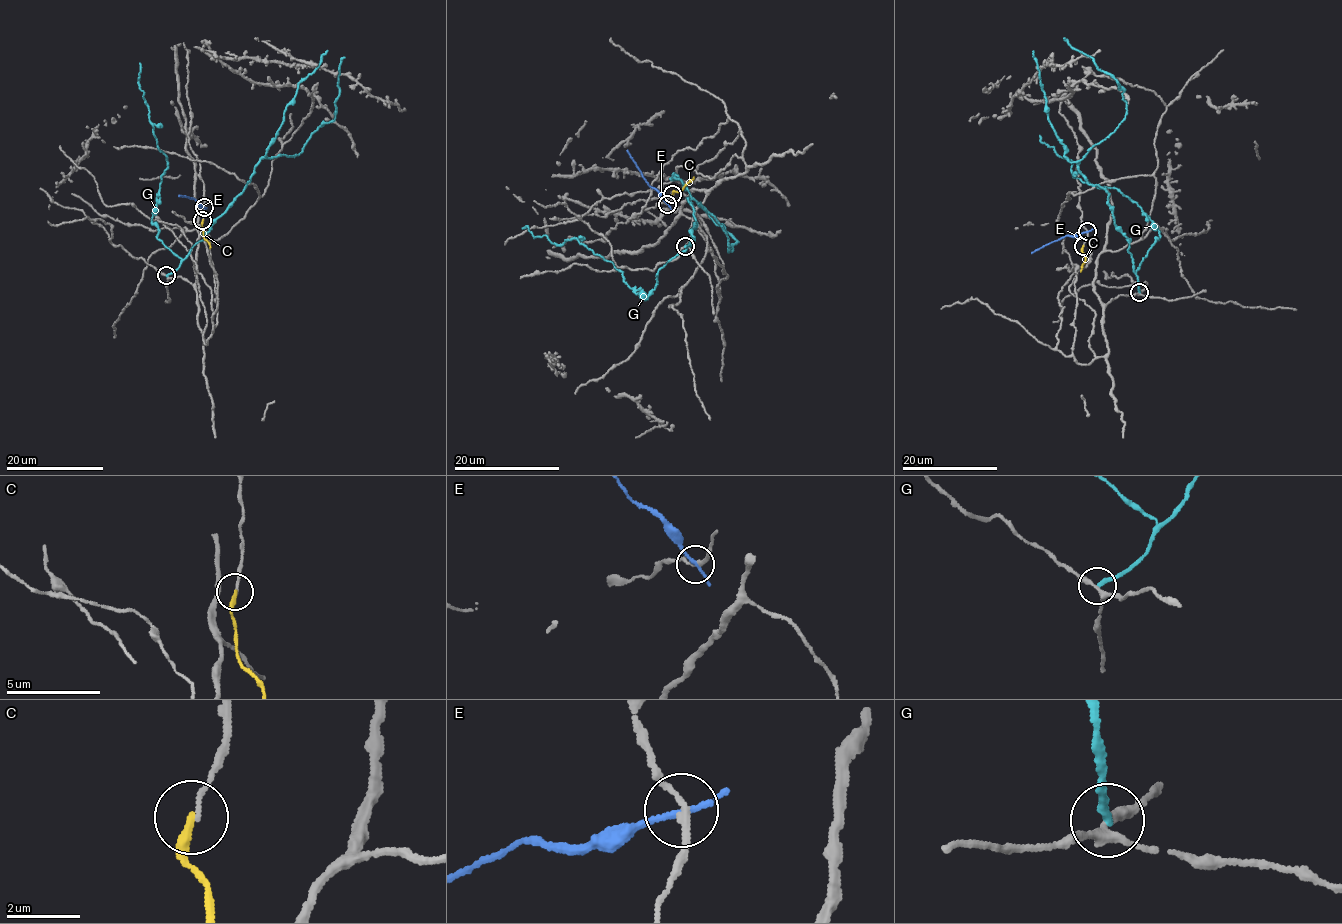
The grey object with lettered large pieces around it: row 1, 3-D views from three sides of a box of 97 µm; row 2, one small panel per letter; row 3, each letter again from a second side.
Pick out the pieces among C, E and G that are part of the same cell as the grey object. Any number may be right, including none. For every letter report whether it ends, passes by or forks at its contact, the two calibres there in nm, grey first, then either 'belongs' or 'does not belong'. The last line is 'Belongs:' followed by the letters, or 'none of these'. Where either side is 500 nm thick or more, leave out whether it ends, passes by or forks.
C: it ends there; 120 nm thick on the grey side, 220 nm on the other; belongs
E: it passes by; 140 nm thick on the grey side, 150 nm on the other; does not belong
G: it ends there; 220 nm thick on the grey side, 240 nm on the other; does not belong
Belongs: C

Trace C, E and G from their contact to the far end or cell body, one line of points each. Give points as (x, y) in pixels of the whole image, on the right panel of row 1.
C: (1082, 246), (1085, 261), (1080, 272)
E: (1087, 231), (1065, 236), (1032, 253)
G: (1139, 292), (1108, 194), (1077, 165), (1124, 118), (1123, 91), (1064, 38)

